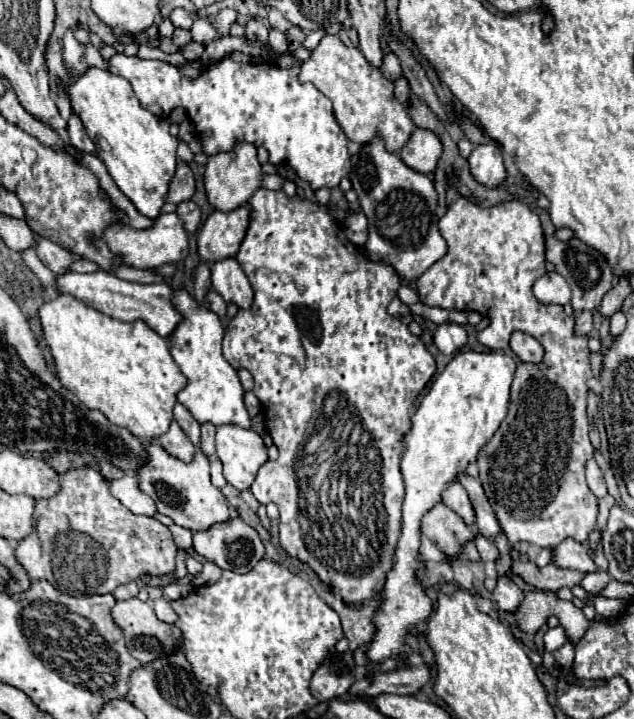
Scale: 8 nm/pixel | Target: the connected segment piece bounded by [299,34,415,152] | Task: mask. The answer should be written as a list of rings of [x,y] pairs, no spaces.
[[[325,34],[321,38],[309,60],[301,64],[299,80],[311,82],[333,102],[333,110],[343,132],[347,134],[347,138],[361,146],[375,136],[383,136],[387,148],[391,152],[399,152],[415,128],[411,116],[407,114],[407,108],[393,94],[393,82],[387,80],[379,70],[375,70],[363,58],[359,48],[345,46],[335,34]]]

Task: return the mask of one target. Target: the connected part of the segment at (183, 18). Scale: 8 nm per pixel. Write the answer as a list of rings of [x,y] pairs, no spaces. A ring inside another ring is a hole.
[[[175,8],[175,10],[171,12],[171,22],[173,22],[173,26],[177,26],[177,28],[189,30],[191,24],[193,24],[193,18],[191,18],[191,14],[185,12],[183,8]]]

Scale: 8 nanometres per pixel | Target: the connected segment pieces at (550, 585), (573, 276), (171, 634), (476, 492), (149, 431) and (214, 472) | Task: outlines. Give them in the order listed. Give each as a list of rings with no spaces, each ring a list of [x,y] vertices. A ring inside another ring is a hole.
[[[529,560],[513,562],[513,572],[519,574],[521,578],[525,578],[529,584],[533,584],[537,590],[547,590],[551,594],[555,594],[563,586],[567,586],[567,588],[577,586],[585,576],[583,572],[565,570],[565,568],[559,568],[553,564],[549,564],[545,568],[537,568]]]
[[[549,236],[545,240],[545,246],[547,246],[547,260],[555,264],[555,270],[567,280],[567,284],[573,290],[571,306],[575,308],[575,314],[583,310],[597,310],[603,296],[611,290],[613,280],[615,280],[615,274],[611,266],[607,264],[607,260],[603,258],[603,254],[599,254],[595,248],[587,246],[585,242],[579,242],[577,238],[561,242],[555,236]]]
[[[139,598],[117,600],[115,606],[111,608],[111,616],[113,616],[115,624],[123,630],[123,634],[127,638],[127,648],[129,648],[131,656],[137,658],[141,664],[147,664],[147,662],[155,660],[161,654],[171,654],[175,650],[177,642],[181,640],[181,630],[175,624],[161,622],[155,616],[153,606],[149,602],[141,602]]]
[[[457,474],[457,480],[461,482],[461,486],[467,490],[469,498],[471,498],[471,504],[473,504],[473,510],[475,510],[475,516],[477,516],[477,530],[487,536],[487,538],[495,538],[497,532],[501,532],[501,526],[495,518],[495,512],[491,510],[491,504],[481,488],[481,482],[479,478],[473,478],[469,474]]]
[[[57,296],[43,302],[39,308],[39,320],[61,384],[87,408],[103,412],[111,424],[127,428],[139,440],[155,440],[167,432],[173,420],[173,406],[177,402],[175,394],[185,388],[187,378],[171,358],[165,338],[161,338],[145,322],[119,322],[115,318],[107,318],[71,296]]]
[[[211,458],[211,482],[217,486],[217,488],[223,488],[227,484],[227,480],[223,478],[221,474],[221,462],[217,458]]]

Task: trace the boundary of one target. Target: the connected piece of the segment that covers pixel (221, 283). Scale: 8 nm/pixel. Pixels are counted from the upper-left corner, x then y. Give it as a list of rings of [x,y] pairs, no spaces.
[[[225,258],[211,266],[211,284],[225,302],[233,302],[245,310],[251,308],[253,288],[235,258]]]

